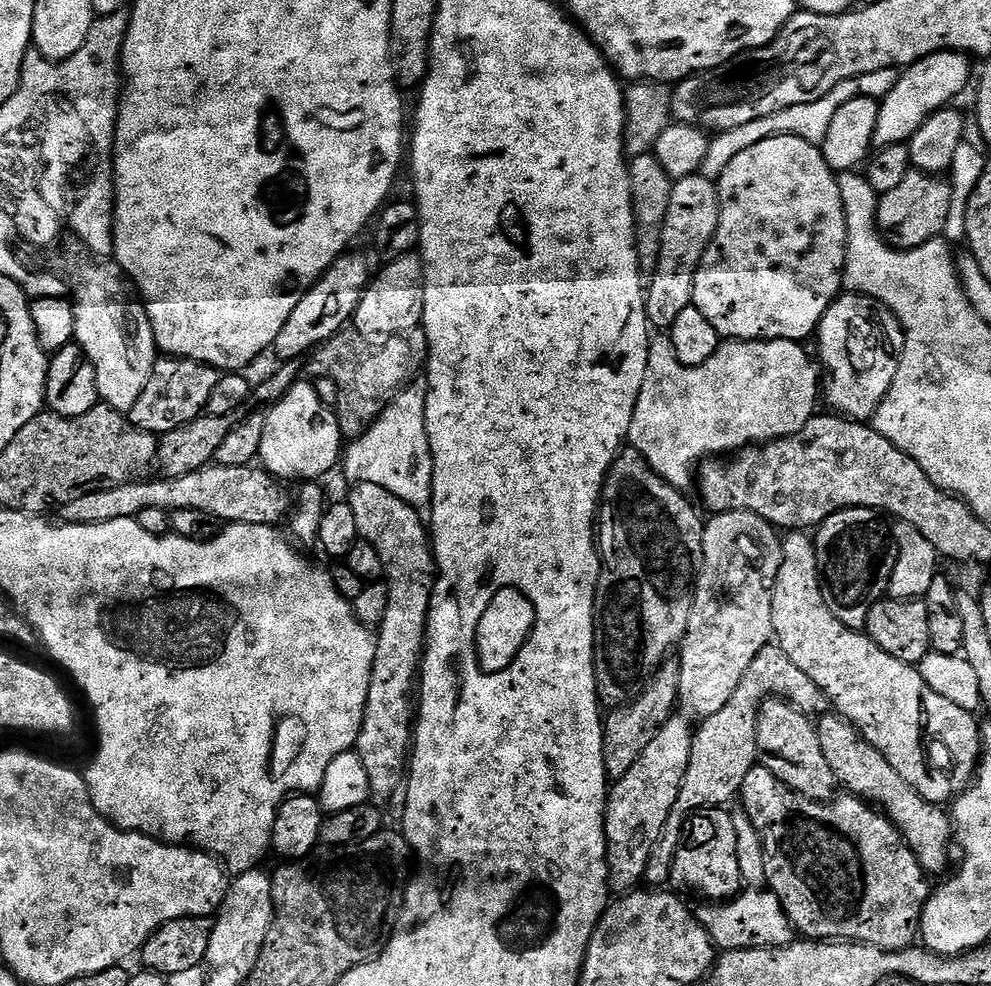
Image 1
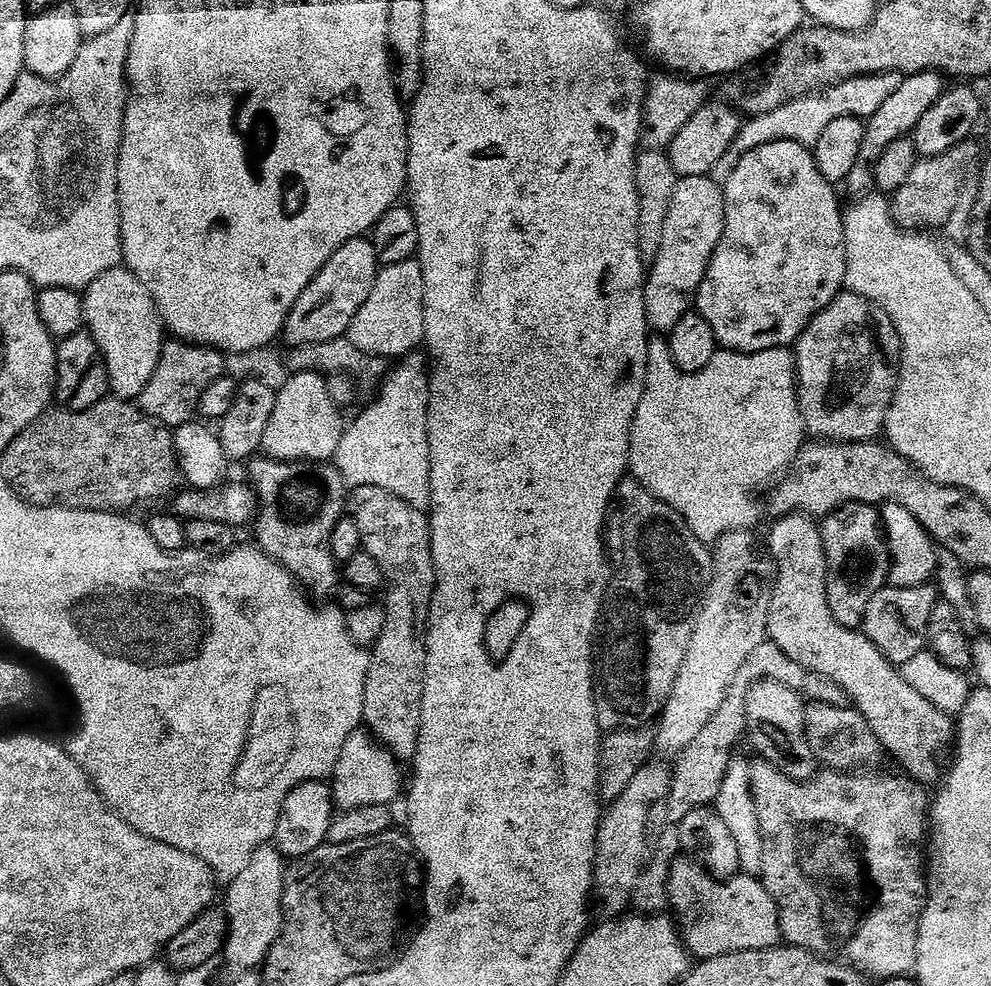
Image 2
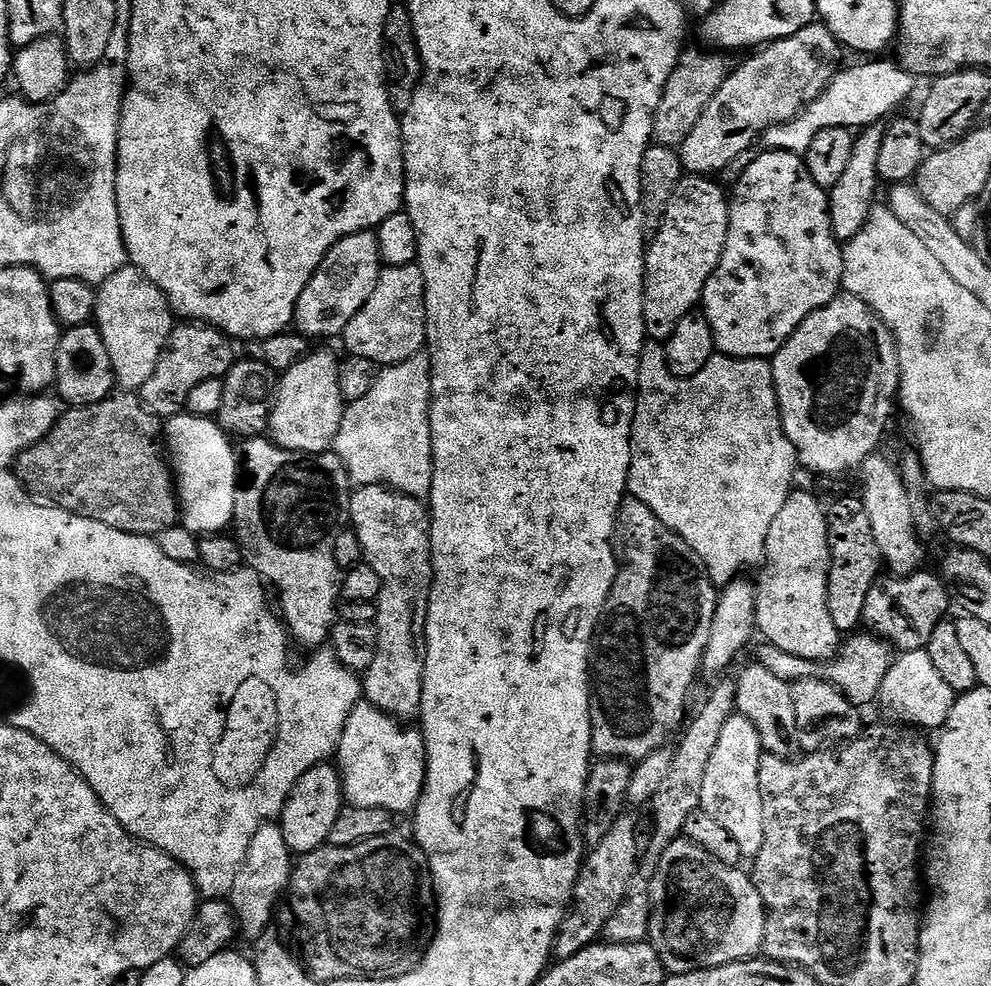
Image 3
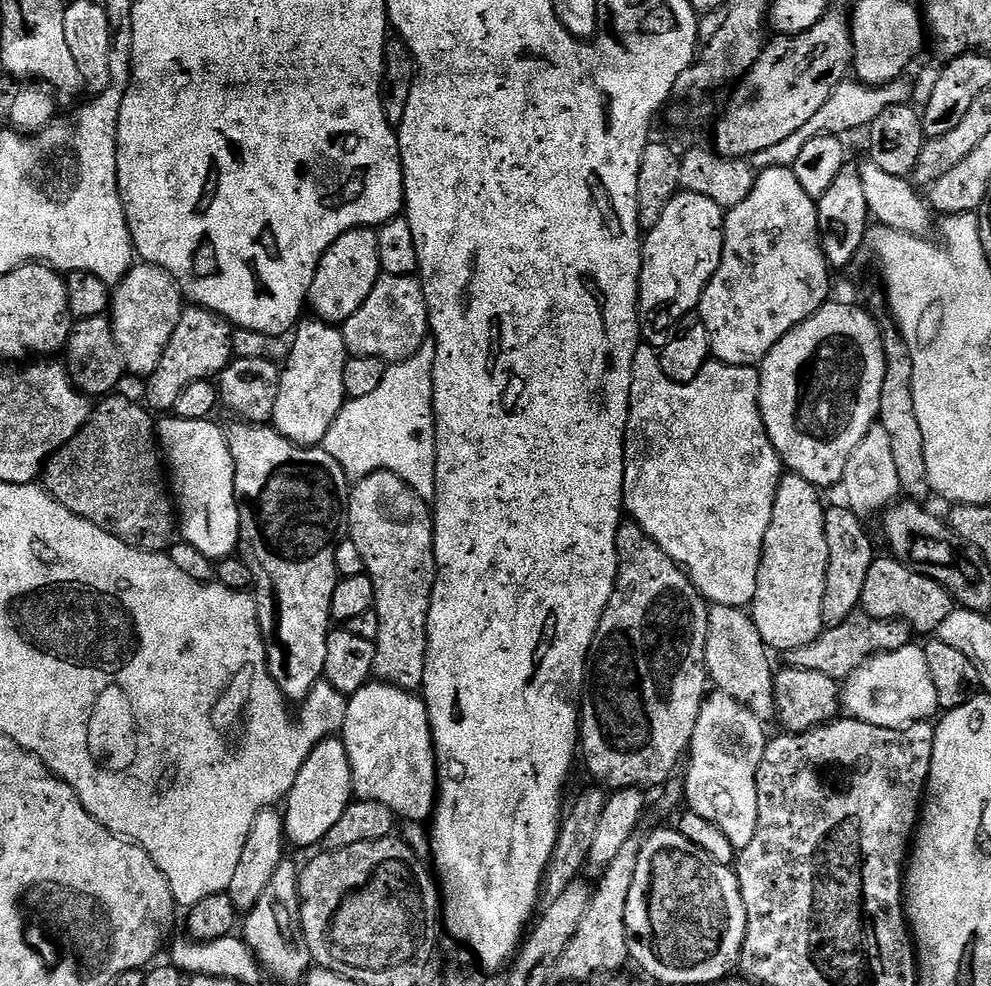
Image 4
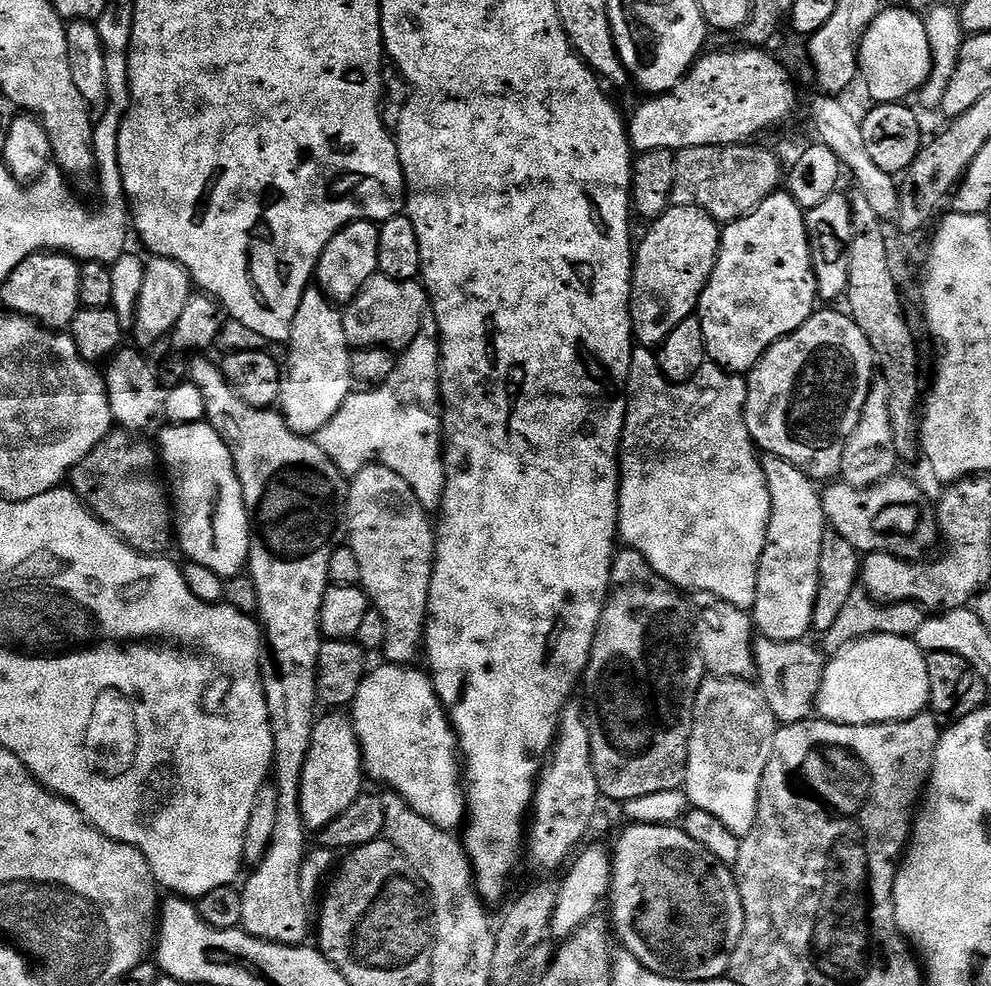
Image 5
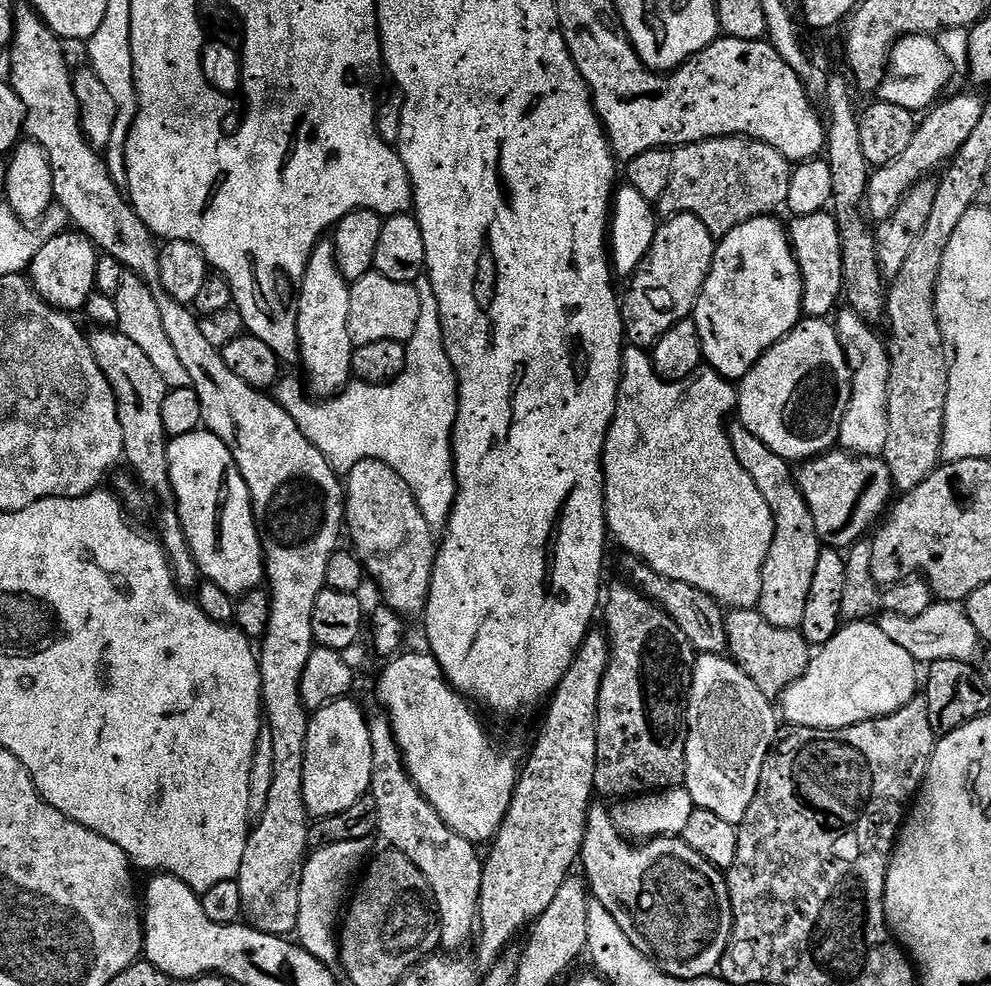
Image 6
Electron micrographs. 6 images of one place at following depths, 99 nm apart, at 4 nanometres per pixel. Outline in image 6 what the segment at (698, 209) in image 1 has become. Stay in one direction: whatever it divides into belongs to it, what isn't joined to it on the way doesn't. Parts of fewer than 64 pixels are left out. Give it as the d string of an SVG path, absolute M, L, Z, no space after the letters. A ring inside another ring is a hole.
M694 214L669 216L657 227L650 250L632 273L628 293L622 296L620 313L624 319L624 335L631 347L650 350L666 330L695 313L716 245L710 230Z

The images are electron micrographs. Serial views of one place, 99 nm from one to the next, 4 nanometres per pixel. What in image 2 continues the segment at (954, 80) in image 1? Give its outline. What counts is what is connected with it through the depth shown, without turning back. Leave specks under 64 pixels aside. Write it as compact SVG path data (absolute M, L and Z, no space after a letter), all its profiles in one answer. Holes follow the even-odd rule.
M915 72L913 76L901 79L898 90L886 98L886 103L878 109L878 114L867 117L862 150L858 150L858 158L854 162L846 181L846 187L853 192L853 197L859 198L873 191L876 183L876 167L878 158L882 158L882 150L890 146L890 142L907 137L922 122L922 114L938 102L938 98L946 91L946 80L938 72Z

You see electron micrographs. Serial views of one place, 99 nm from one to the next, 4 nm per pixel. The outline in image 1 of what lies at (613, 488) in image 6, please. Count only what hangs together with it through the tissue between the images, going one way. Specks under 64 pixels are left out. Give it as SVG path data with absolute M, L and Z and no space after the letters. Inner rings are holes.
M660 334L657 336L660 337L657 340L655 337L648 345L646 378L642 378L642 390L638 394L638 402L634 406L634 418L630 422L627 443L636 448L638 454L642 454L642 458L646 458L646 462L666 483L672 484L676 488L688 490L691 484L693 487L694 477L703 461L709 458L723 457L723 452L728 452L727 454L739 453L757 442L771 442L798 434L798 430L802 430L806 426L806 422L810 422L812 417L817 415L816 400L818 404L822 396L822 372L817 361L813 357L813 361L808 357L808 352L804 349L805 345L803 343L794 340L729 340L721 343L715 354L706 362L702 362L702 366L687 368L682 366L682 362L678 362L678 358L674 354L671 335Z

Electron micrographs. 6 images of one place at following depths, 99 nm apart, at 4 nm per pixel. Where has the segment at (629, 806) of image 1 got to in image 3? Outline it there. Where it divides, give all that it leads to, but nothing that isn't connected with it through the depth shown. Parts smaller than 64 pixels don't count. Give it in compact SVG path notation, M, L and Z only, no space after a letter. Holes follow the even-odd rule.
M621 814L610 826L610 830L599 837L596 849L587 853L580 869L580 877L576 879L574 899L564 917L564 925L556 936L554 956L557 961L569 960L583 948L597 943L596 936L608 927L608 919L618 910L628 893L628 884L638 867L636 859L640 856L640 844L636 841L636 820L629 814Z

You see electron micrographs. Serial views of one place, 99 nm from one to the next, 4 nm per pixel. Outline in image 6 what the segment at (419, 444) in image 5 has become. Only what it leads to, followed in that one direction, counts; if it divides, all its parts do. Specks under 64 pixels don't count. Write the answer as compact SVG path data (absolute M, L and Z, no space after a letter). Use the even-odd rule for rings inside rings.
M421 278L415 286L422 302L418 330L406 345L406 370L393 384L365 386L352 382L340 395L317 402L306 395L302 384L300 389L298 381L284 378L275 385L274 399L298 422L302 434L322 450L335 472L346 474L363 460L386 462L410 486L422 518L433 530L443 530L448 527L456 501L456 465L452 462L452 427L456 425L458 403L456 371L444 345L432 283Z

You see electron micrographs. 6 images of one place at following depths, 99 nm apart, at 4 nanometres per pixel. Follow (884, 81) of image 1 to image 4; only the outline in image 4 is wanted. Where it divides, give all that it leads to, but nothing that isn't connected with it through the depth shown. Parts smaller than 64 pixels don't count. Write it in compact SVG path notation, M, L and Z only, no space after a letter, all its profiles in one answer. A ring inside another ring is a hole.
M852 78L845 79L844 83L834 90L834 94L830 94L826 106L822 106L822 110L818 110L818 114L814 114L814 118L810 118L810 122L806 122L806 126L802 126L794 134L790 134L790 138L786 138L786 142L778 142L778 146L758 150L758 154L751 156L750 163L753 169L757 173L761 173L765 172L767 168L789 167L798 158L798 154L802 154L806 142L810 142L814 138L829 134L845 134L844 132L852 132L855 128L867 129L874 122L874 118L878 118L878 114L882 114L882 110L886 110L891 104L906 104L911 101L912 84L906 81L907 79L901 78L890 84L873 86L857 82Z

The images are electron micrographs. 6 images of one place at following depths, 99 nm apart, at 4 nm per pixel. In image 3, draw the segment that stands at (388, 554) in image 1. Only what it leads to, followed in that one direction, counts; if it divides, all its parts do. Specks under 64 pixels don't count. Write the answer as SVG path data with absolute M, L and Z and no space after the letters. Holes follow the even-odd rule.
M366 484L353 491L350 528L358 534L358 542L362 542L363 563L370 565L382 582L380 599L375 601L377 618L374 627L378 634L378 650L374 654L374 662L370 662L367 672L363 673L362 696L367 703L381 708L386 715L395 716L401 722L412 722L420 715L426 662L426 622L432 589L430 512L421 501L402 494L395 488L382 484Z

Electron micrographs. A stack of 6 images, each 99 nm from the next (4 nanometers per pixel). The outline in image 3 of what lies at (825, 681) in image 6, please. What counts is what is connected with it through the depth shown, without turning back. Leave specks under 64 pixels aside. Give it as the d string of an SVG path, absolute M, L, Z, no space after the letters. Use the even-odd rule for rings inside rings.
M927 650L922 652L905 652L897 655L888 667L886 678L880 687L879 703L885 704L896 716L905 716L912 724L920 728L939 730L944 727L946 718L954 706L957 693L938 674L934 662L930 662Z

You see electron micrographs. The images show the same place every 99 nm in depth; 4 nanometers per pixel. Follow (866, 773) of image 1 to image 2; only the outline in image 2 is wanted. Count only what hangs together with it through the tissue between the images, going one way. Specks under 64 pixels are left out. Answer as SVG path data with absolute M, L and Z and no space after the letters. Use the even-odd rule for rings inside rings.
M809 703L805 707L806 714L806 742L810 742L810 750L814 750L817 761L825 769L837 772L854 772L867 769L885 751L878 742L874 730L870 730L870 722L862 718L862 714L855 706L839 708L826 704Z

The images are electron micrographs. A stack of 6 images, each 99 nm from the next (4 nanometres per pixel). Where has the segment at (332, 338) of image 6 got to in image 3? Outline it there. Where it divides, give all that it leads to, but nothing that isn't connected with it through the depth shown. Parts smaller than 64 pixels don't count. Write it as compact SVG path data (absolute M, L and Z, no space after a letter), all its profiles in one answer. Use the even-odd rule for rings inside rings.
M312 350L279 377L272 415L268 417L272 443L311 456L327 452L335 445L346 407L342 390L338 390L339 369L340 360L334 353Z

